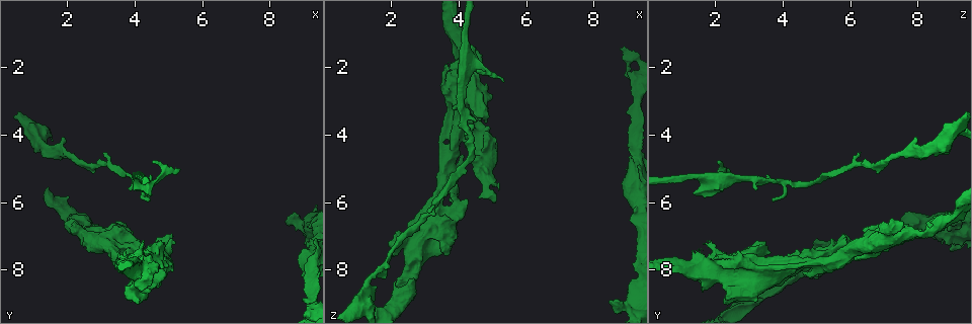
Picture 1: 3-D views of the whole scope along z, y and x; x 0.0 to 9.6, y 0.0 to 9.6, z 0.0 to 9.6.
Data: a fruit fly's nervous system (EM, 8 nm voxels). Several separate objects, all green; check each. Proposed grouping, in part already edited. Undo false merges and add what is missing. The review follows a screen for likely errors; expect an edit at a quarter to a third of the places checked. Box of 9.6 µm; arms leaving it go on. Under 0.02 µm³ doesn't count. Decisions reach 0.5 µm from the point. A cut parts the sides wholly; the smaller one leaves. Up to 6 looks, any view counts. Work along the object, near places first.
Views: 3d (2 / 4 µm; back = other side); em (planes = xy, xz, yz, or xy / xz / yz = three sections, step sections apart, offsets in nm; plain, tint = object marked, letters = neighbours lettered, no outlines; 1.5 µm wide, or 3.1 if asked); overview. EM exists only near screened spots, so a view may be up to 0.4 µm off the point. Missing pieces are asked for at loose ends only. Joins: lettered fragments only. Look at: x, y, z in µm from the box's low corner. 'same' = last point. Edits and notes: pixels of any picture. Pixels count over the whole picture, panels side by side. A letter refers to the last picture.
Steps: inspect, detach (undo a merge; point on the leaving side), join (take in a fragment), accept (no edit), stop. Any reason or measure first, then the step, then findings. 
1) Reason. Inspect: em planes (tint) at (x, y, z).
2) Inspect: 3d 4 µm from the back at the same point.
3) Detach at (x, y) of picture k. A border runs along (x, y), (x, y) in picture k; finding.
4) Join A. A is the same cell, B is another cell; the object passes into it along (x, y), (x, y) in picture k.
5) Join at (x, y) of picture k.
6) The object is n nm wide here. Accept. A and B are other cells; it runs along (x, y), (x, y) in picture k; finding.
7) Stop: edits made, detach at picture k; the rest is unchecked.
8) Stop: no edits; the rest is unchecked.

Inspect: em xy step 4 (letters) at (4.80, 7.45, 3.60).

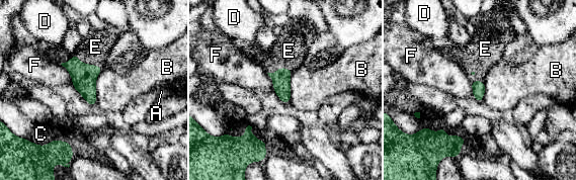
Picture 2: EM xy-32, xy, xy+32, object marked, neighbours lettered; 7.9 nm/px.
Join E. E is the same cell, A, B, C, D and F are other cells; the neuron continues.

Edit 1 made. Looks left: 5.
Redraw. Inspect: overview.

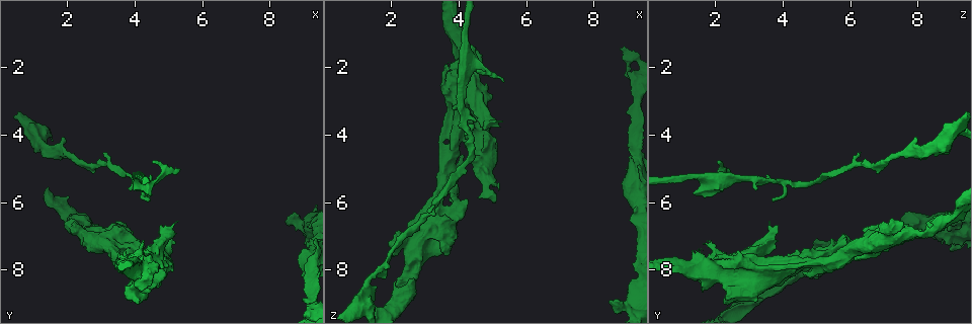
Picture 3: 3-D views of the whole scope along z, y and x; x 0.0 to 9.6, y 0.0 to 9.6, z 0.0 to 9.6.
A fork. Inspect: 3d 2 µm from the back at (1.10, 4.05, 8.95).

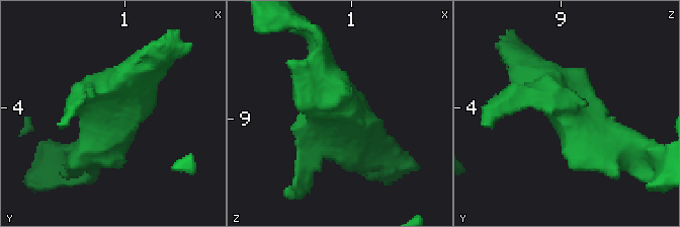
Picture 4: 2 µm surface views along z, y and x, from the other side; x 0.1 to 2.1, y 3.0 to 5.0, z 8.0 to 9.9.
3 arms meet here; the arms are 160, 200, 240 nm wide. Inspect: em planes (plain) at (1.14, 4.06, 8.92).

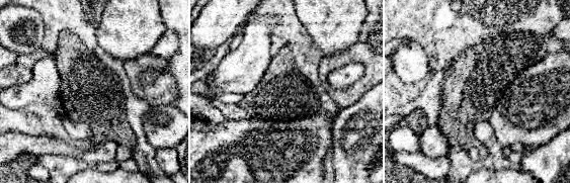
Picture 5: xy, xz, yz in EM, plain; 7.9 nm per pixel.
Inspect: em planes (letters) at the same point.

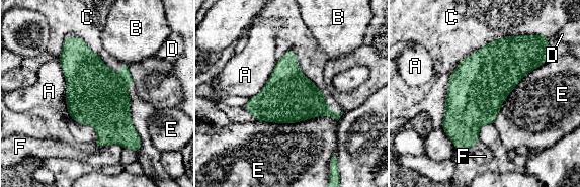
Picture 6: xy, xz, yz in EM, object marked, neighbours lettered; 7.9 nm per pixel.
Accept. A, B, C, D, E and F are other cells; a border runs along (254, 119), (337, 120) in picture 6; continuous, no second neuron.

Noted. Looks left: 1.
Stop: edits made, join at picture 2; the rest is unchecked.

